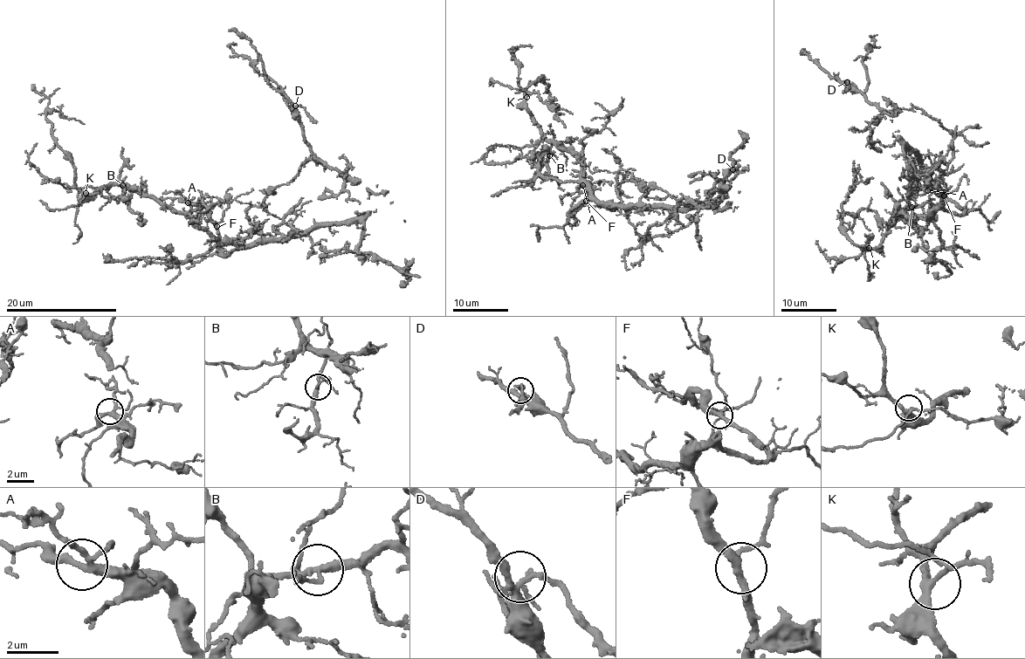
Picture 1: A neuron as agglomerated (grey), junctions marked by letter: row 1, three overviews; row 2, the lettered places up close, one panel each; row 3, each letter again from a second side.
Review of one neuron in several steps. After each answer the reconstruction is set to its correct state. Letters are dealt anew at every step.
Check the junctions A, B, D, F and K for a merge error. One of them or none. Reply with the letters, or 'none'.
none

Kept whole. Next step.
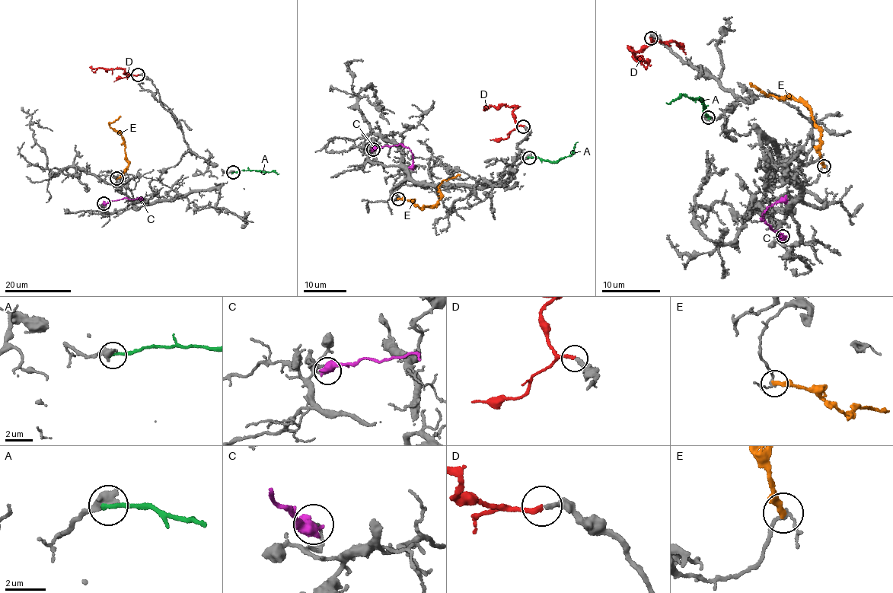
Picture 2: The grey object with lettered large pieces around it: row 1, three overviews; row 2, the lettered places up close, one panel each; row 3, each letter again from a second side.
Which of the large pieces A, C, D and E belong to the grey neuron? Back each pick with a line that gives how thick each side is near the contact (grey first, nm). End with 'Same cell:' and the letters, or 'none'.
D: calibres 240 and 240 nm
Same cell: D

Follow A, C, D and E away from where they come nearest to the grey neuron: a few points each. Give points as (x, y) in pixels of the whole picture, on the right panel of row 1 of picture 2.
A: (709, 116), (703, 111), (703, 100), (699, 97), (694, 99), (686, 96), (666, 103)
C: (783, 237), (770, 228), (760, 218), (765, 210), (786, 195)
D: (652, 37), (653, 41), (649, 46), (636, 52), (629, 48), (639, 58), (647, 63), (650, 60)
E: (824, 165), (819, 151), (820, 132), (810, 109), (789, 95), (779, 99), (769, 96), (750, 83)

